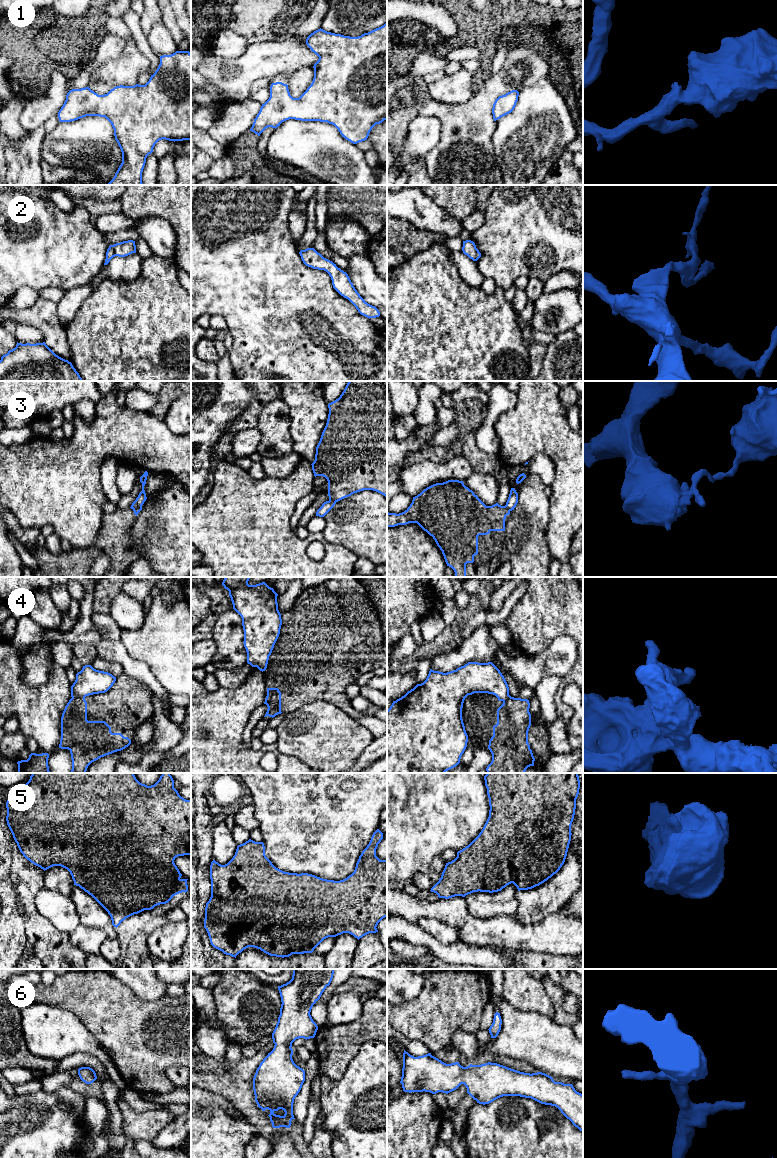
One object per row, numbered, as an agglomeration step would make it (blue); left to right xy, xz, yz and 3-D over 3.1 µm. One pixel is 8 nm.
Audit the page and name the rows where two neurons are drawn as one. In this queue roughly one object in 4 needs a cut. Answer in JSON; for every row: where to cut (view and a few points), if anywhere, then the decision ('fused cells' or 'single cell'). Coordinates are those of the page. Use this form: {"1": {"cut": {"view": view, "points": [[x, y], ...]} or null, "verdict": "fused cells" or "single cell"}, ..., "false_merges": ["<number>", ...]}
{"1": {"cut": null, "verdict": "single cell"}, "2": {"cut": null, "verdict": "single cell"}, "3": {"cut": {"view": "xz", "points": [[329, 500], [335, 502]]}, "verdict": "fused cells"}, "4": {"cut": {"view": "xy", "points": [[84, 696], [72, 698]]}, "verdict": "fused cells"}, "5": {"cut": null, "verdict": "single cell"}, "6": {"cut": null, "verdict": "single cell"}, "false_merges": ["3", "4"]}

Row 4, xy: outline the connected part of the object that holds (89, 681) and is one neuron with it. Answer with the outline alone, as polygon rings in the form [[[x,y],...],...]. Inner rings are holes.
[[[85,665],[76,674],[76,680],[71,686],[71,697],[81,698],[105,693],[113,686],[115,681],[116,677],[112,674],[96,670],[91,665]]]

